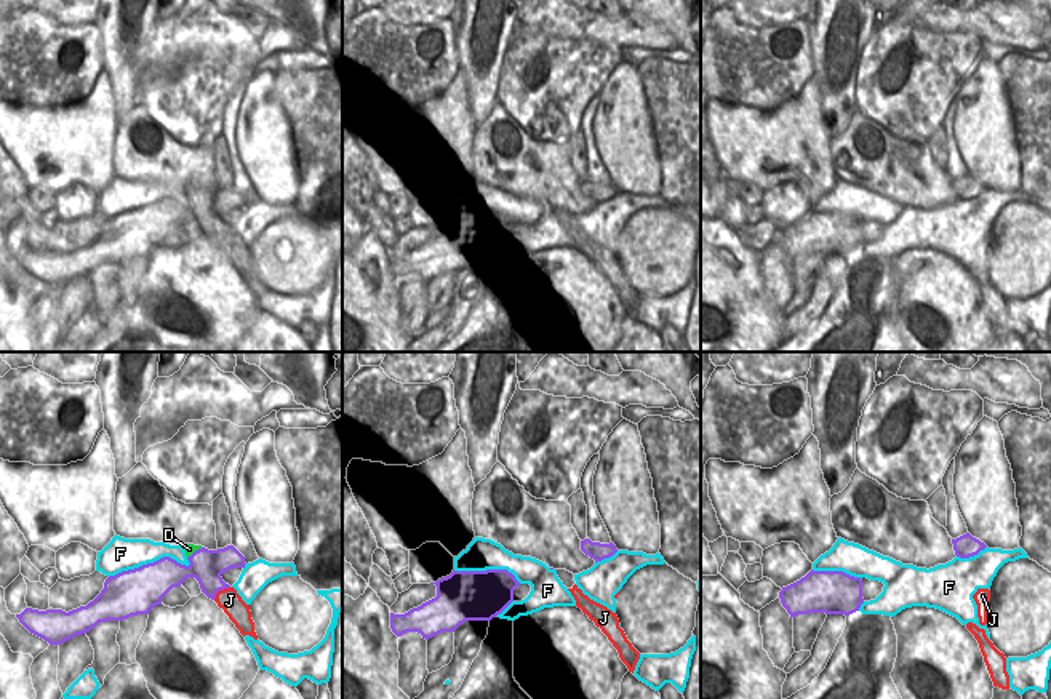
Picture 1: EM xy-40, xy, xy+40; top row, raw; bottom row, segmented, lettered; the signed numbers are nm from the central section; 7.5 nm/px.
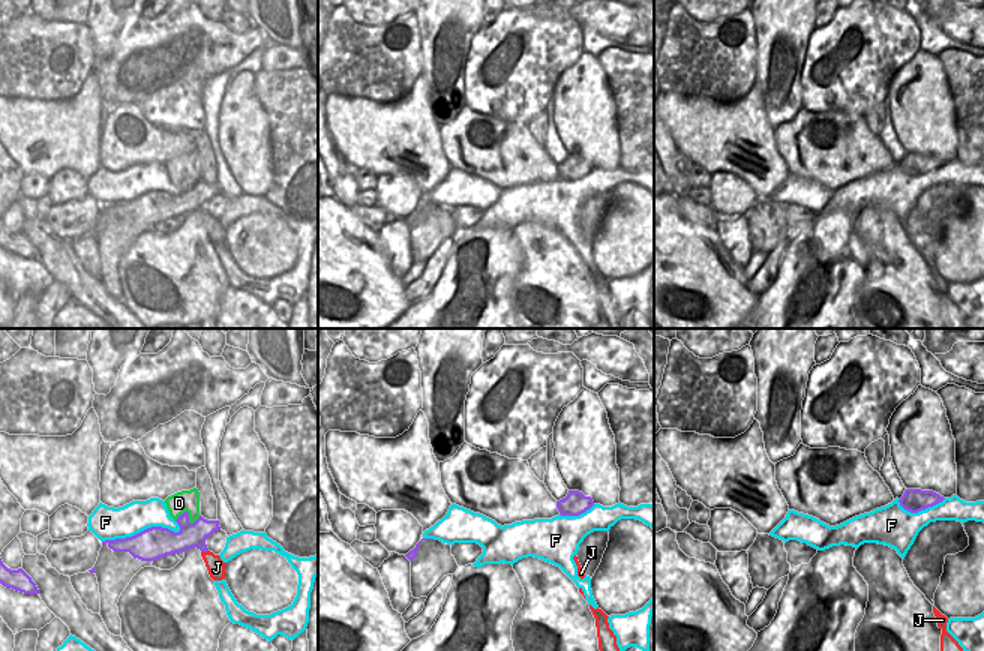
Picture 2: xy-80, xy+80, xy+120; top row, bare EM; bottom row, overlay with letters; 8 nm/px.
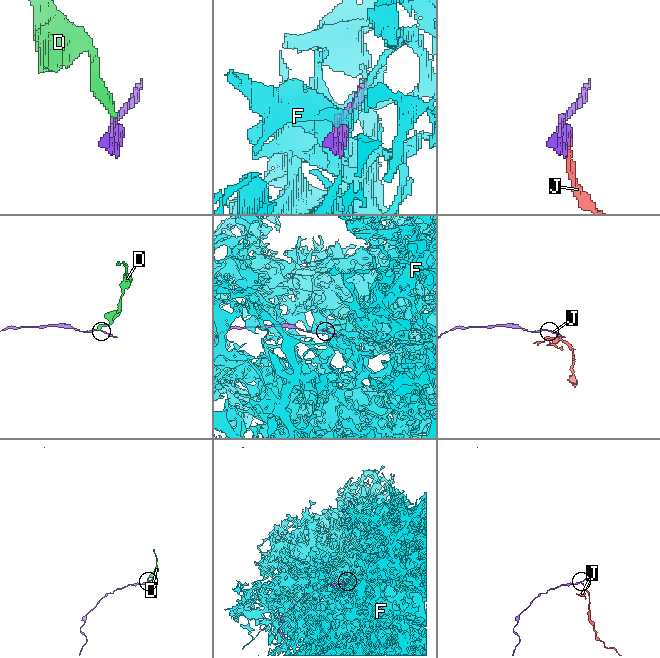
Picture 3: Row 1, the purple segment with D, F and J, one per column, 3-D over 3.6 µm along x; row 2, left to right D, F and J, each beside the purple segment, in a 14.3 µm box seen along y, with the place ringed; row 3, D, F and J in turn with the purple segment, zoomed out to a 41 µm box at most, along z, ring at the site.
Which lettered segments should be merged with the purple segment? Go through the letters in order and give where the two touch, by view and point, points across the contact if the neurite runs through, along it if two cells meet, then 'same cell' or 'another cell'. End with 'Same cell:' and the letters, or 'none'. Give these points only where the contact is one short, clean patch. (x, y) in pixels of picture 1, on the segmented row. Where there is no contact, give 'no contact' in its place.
D: meets purple in xy-40 at (195, 551); border along xy-40 (202, 547), (187, 557); another cell
F: meets purple in xy-40 at (149, 563); another cell
J: meets purple in xy-40 at (221, 589); border along xy-40 (231, 587), (221, 589), (213, 599); another cell
Same cell: none

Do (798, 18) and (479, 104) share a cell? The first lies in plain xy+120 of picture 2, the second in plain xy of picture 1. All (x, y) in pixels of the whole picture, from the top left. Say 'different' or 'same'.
same

